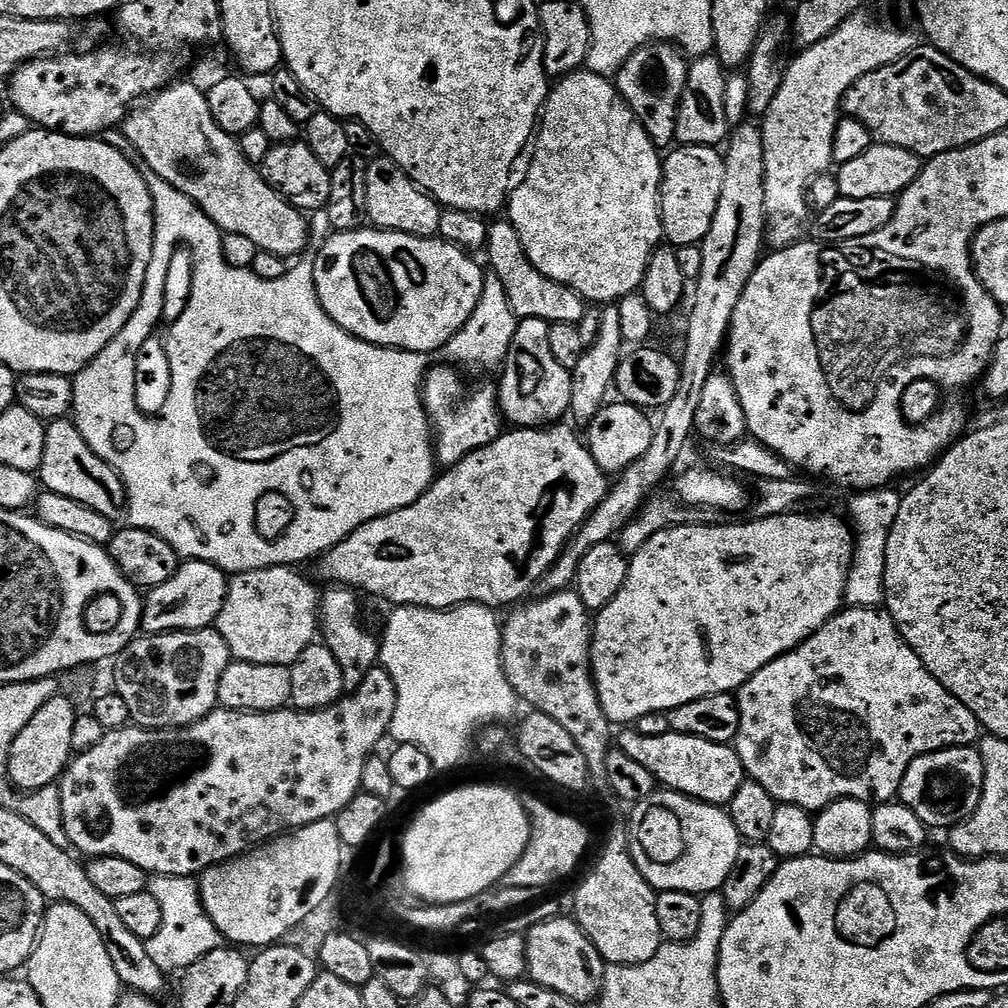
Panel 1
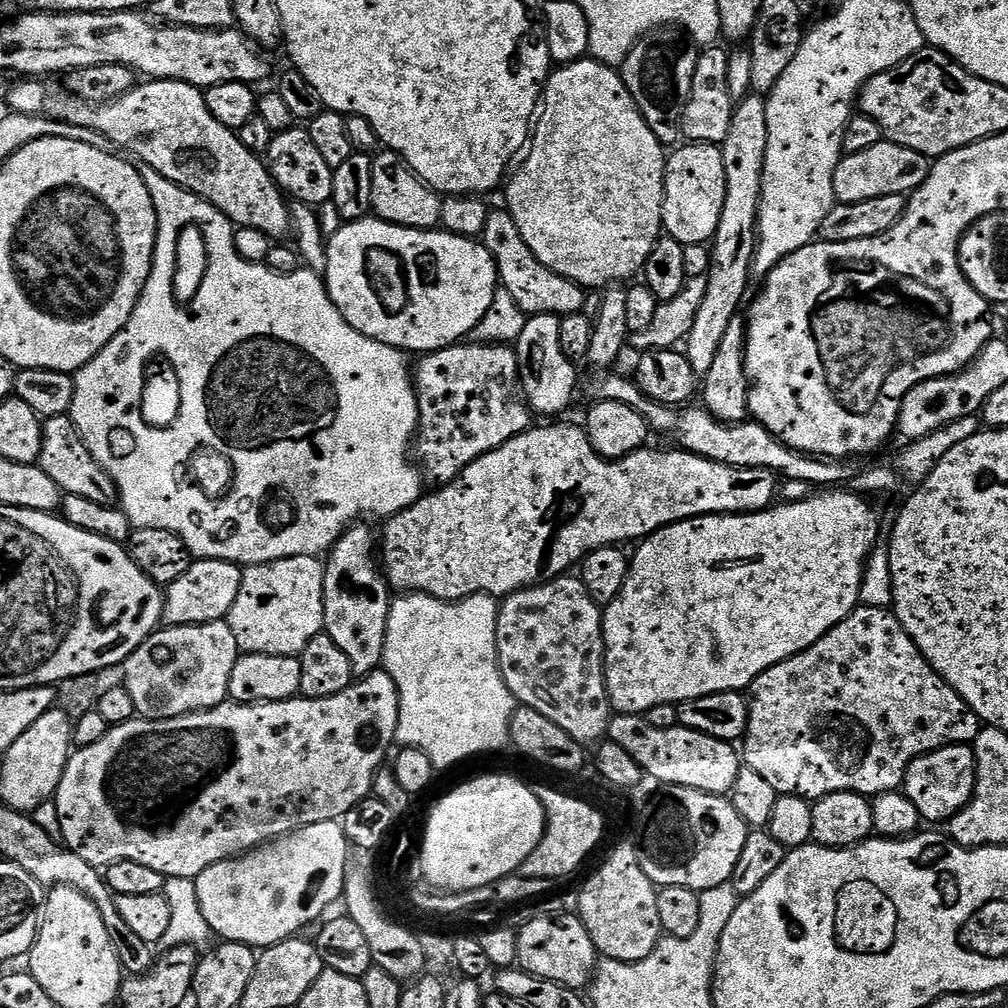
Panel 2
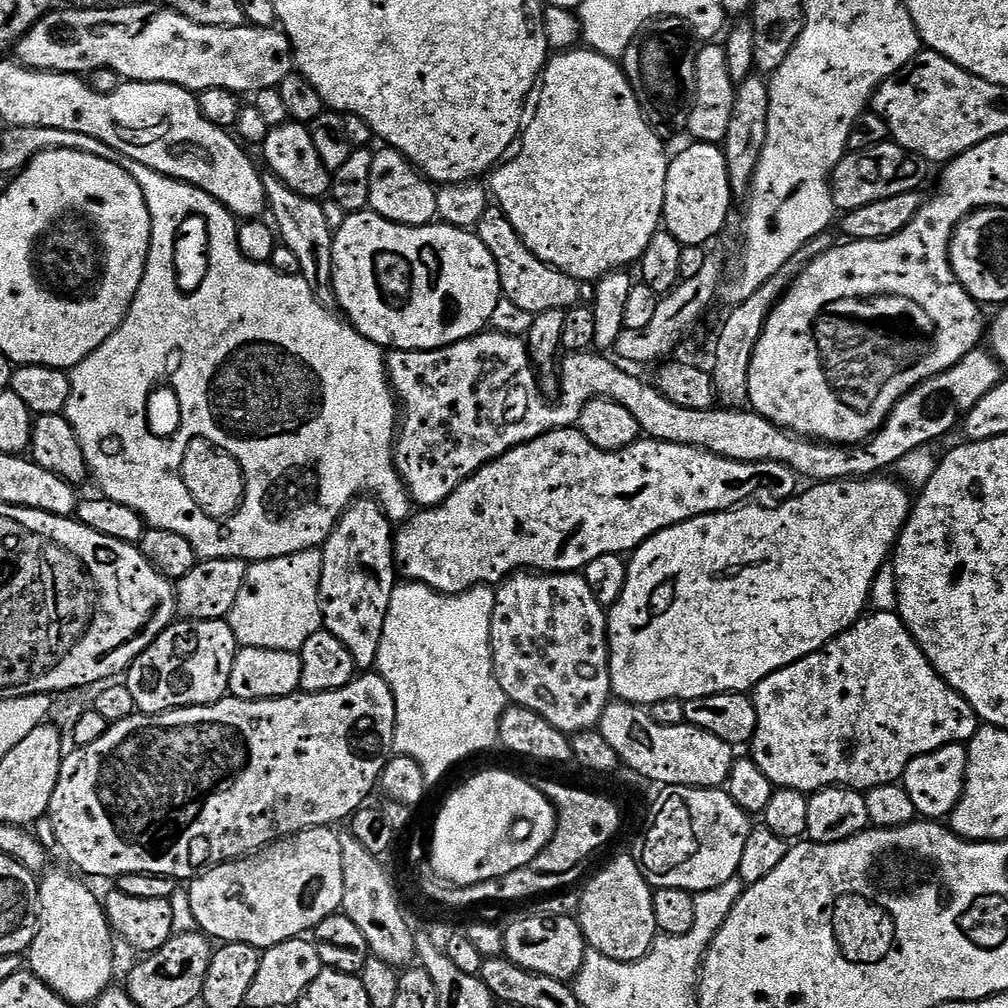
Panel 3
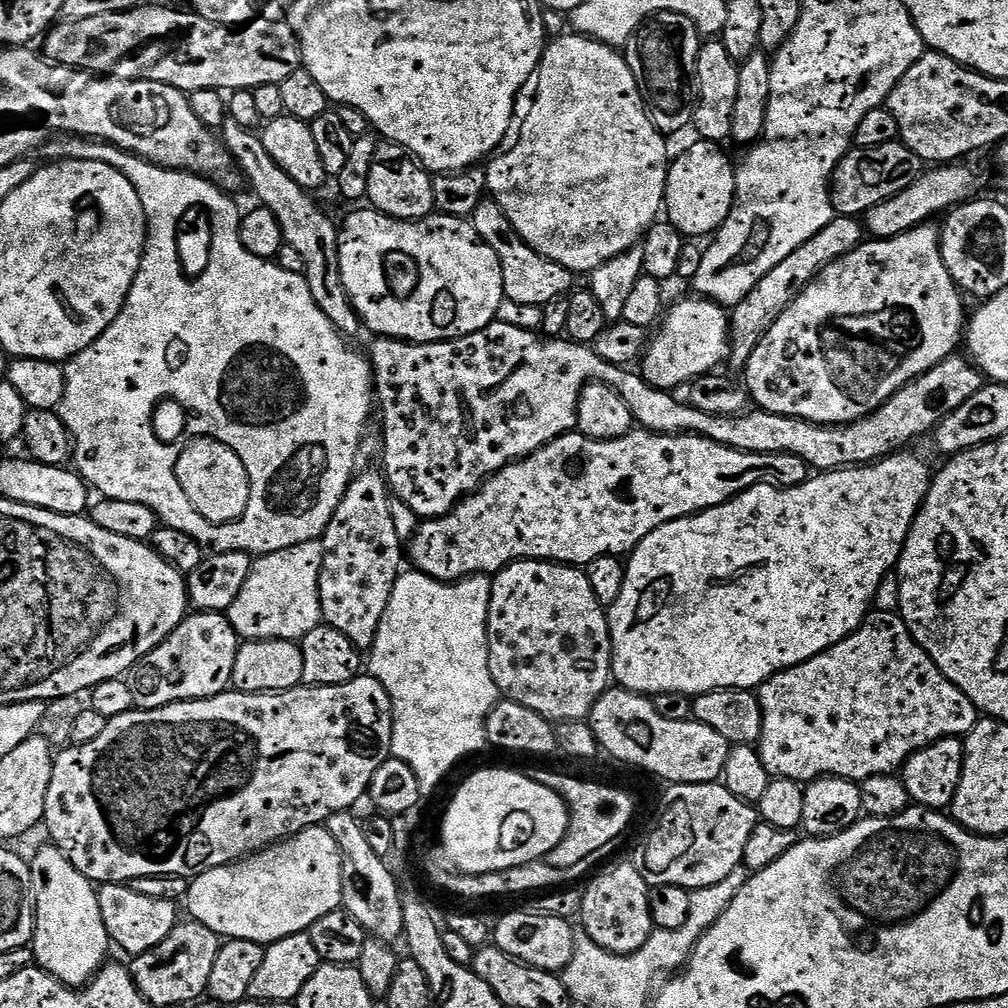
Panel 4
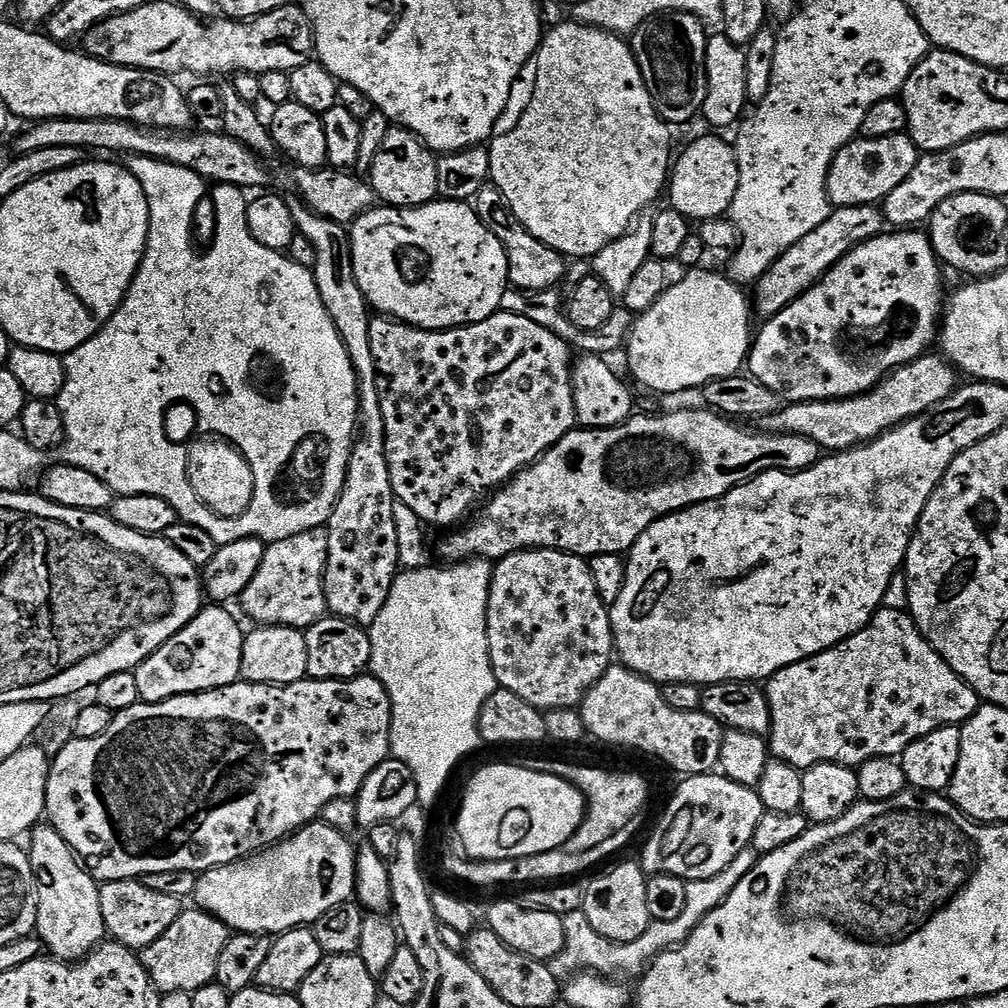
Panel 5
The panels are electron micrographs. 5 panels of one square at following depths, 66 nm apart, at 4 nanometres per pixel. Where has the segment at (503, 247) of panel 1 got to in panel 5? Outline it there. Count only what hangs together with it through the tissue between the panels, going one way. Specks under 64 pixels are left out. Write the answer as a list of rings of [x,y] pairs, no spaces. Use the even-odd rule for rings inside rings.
[[[486,186],[476,195],[474,201],[476,217],[482,222],[482,226],[486,226],[486,230],[490,234],[494,234],[494,238],[498,238],[498,242],[502,242],[502,246],[506,250],[506,258],[508,259],[508,282],[513,289],[521,288],[524,294],[548,294],[553,290],[552,287],[559,282],[564,276],[565,257],[559,252],[555,252],[552,248],[547,248],[545,244],[539,244],[536,239],[523,228],[519,227],[511,215],[506,211],[506,205],[502,194],[491,186]]]

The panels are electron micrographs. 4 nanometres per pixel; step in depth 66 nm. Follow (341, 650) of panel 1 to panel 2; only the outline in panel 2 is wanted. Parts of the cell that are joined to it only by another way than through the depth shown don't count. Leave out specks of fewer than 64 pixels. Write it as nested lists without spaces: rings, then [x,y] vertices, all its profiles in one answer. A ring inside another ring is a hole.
[[[353,523],[327,553],[322,594],[323,635],[334,638],[334,646],[346,654],[356,678],[368,676],[383,665],[386,626],[392,609],[388,582],[381,565],[377,563],[378,536],[364,524],[367,523]]]

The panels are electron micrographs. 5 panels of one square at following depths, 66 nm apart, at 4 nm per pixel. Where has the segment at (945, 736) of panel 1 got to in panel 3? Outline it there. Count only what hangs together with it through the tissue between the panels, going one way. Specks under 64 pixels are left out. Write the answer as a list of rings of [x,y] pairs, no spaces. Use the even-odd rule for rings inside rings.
[[[869,611],[860,617],[855,624],[850,625],[842,634],[834,637],[829,644],[819,648],[814,654],[770,674],[756,685],[754,689],[756,713],[758,714],[758,726],[752,735],[750,745],[750,758],[770,778],[770,782],[776,788],[789,788],[805,794],[821,792],[824,788],[854,788],[867,790],[877,788],[883,784],[895,784],[903,777],[906,766],[914,758],[922,754],[930,754],[947,744],[964,744],[972,739],[972,735],[982,727],[982,721],[976,712],[966,702],[964,696],[960,696],[951,688],[945,680],[936,673],[936,667],[926,658],[926,654],[916,644],[916,639],[910,634],[910,630],[900,619],[896,612]]]

